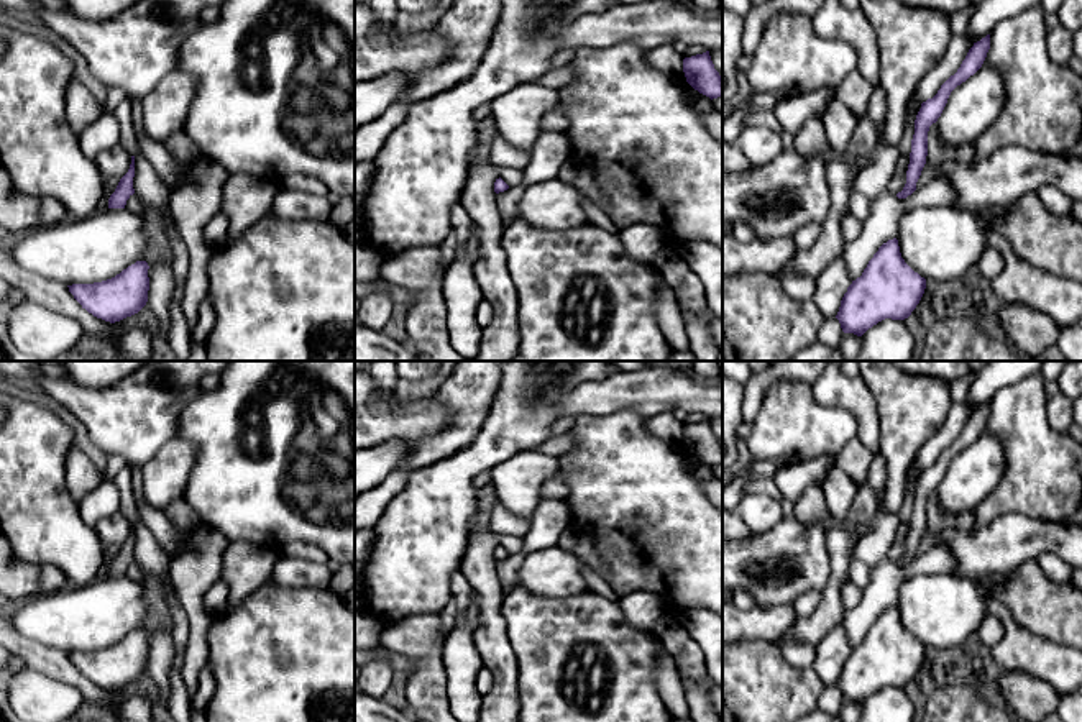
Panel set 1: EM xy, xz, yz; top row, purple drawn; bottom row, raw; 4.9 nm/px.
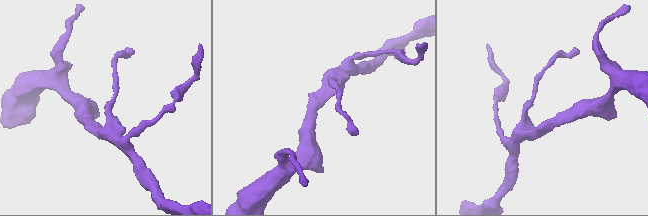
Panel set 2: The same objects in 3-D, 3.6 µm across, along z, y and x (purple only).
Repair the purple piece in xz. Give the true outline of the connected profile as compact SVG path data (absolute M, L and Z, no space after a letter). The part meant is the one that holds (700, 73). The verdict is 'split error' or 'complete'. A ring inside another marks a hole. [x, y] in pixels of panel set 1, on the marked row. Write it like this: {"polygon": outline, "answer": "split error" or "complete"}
{"polygon": "M709 51L683 59L686 82L699 94L713 98L722 97L722 77L714 69Z", "answer": "complete"}

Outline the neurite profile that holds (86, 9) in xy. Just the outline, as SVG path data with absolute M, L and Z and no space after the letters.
M64 0L64 10L87 20L107 20L140 0Z

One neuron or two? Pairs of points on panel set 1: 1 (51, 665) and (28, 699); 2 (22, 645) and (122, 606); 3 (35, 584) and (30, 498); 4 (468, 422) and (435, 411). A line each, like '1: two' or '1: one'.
1: two
2: two
3: two
4: two

